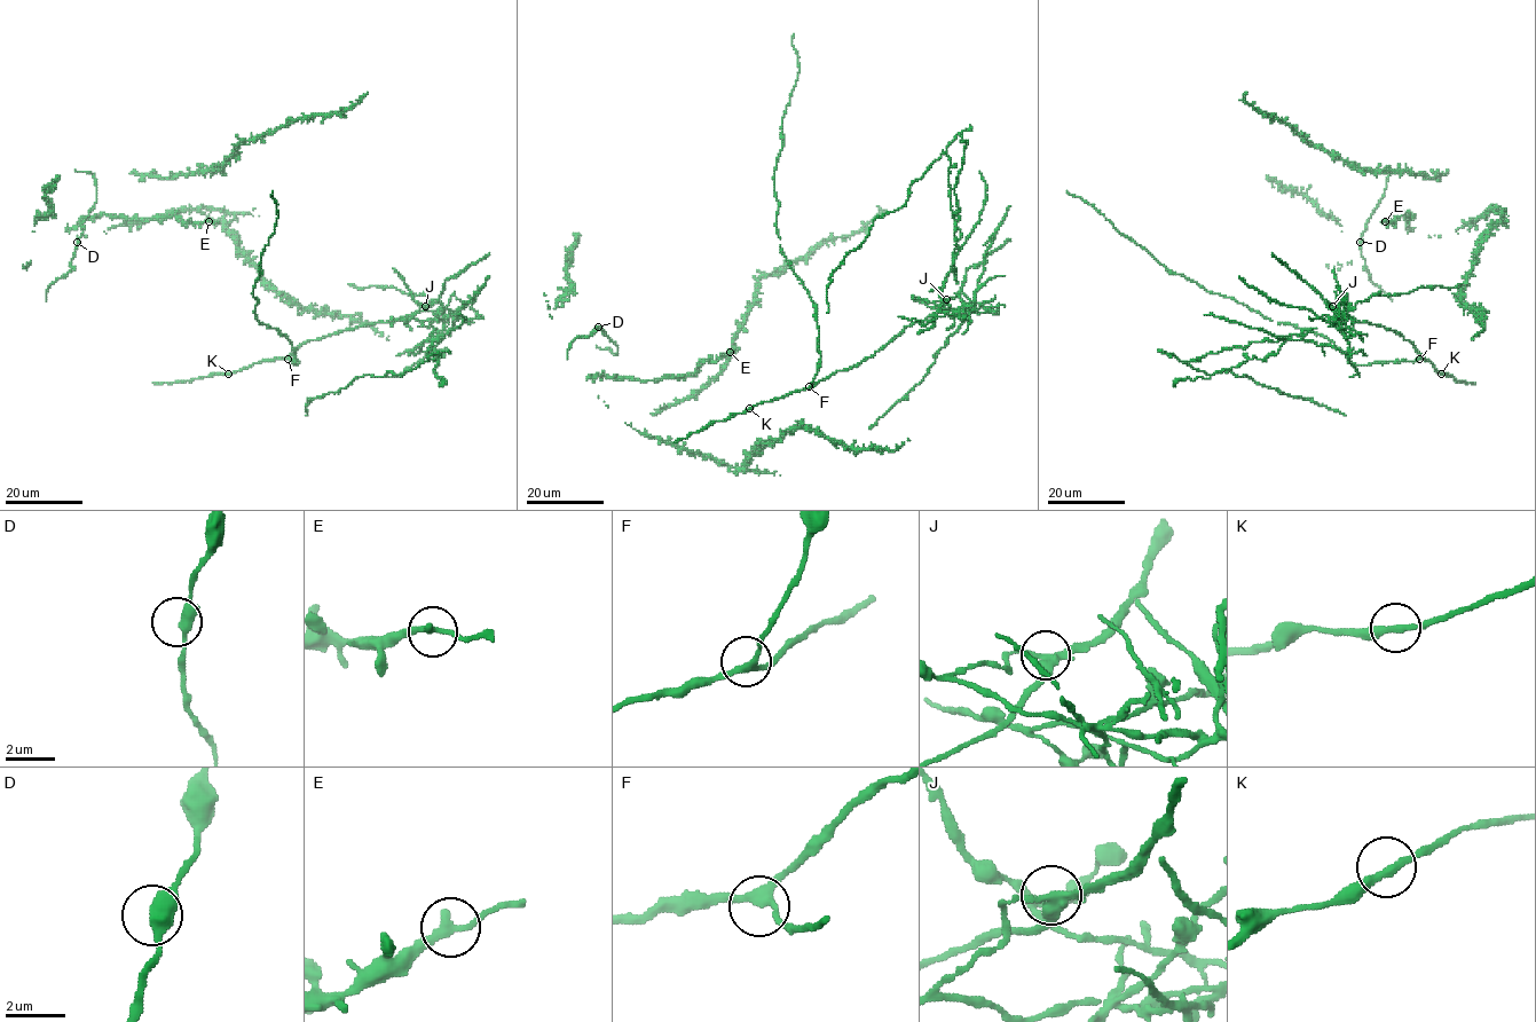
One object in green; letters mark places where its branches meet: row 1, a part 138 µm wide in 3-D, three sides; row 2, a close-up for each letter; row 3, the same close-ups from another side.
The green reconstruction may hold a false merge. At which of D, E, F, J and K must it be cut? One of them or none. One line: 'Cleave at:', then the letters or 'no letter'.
Cleave at: J

